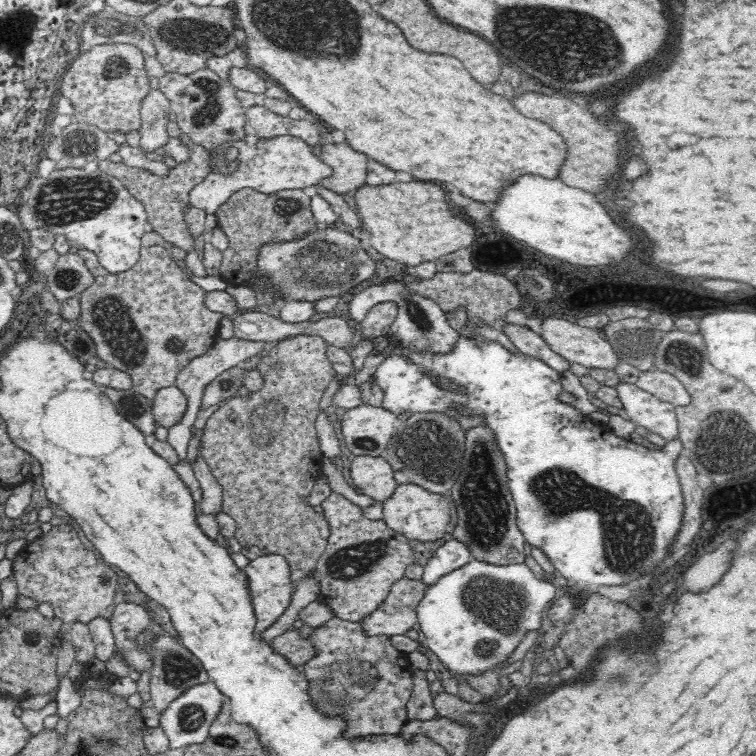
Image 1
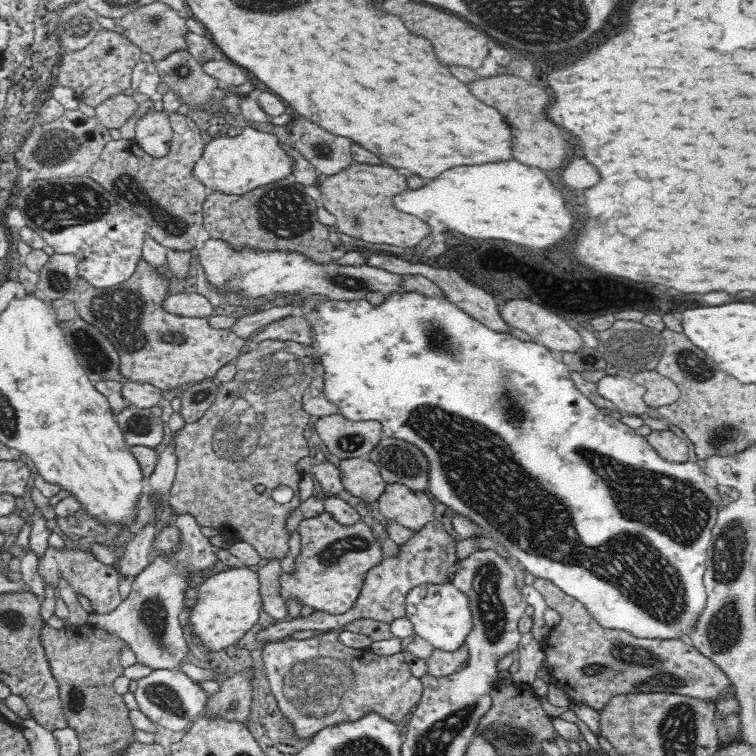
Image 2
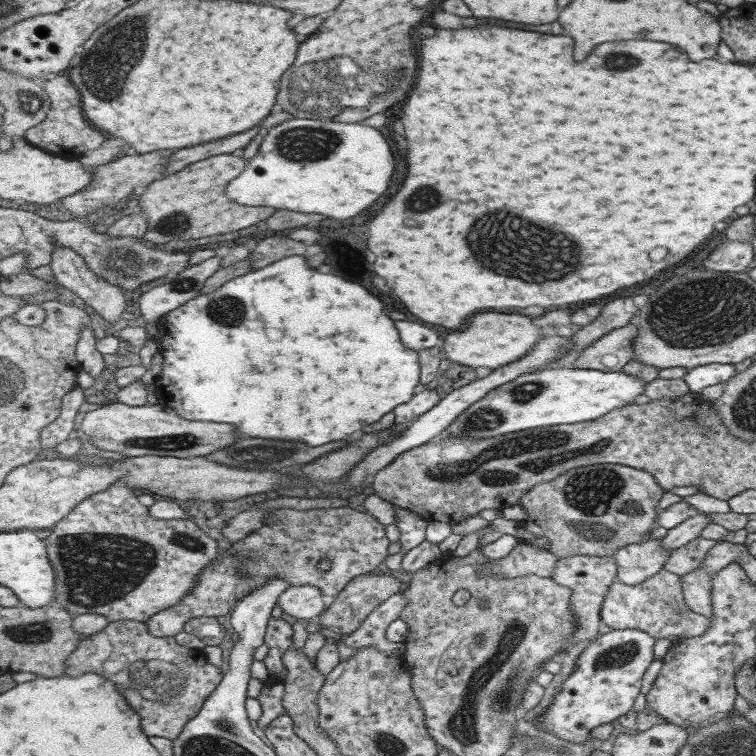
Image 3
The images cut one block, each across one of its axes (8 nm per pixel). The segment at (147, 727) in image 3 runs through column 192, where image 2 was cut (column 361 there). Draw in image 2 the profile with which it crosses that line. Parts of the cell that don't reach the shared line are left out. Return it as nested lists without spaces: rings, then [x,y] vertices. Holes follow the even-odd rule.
[[[338,632],[318,633],[304,640],[274,640],[264,645],[261,652],[270,690],[275,696],[278,710],[292,726],[295,740],[310,742],[328,726],[356,722],[372,713],[401,725],[404,716],[412,710],[412,706],[418,704],[423,693],[424,685],[421,678],[412,673],[403,653],[382,656],[372,652],[370,648],[352,648],[342,642]]]

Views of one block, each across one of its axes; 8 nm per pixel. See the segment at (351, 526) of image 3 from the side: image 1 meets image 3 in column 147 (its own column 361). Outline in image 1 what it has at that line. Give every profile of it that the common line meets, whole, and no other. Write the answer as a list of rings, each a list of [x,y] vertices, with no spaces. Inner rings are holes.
[[[405,576],[402,580],[396,581],[380,608],[361,622],[364,632],[368,636],[386,635],[391,637],[396,634],[406,634],[417,624],[417,608],[420,600],[424,598],[425,592],[426,585],[421,580],[410,580]]]

